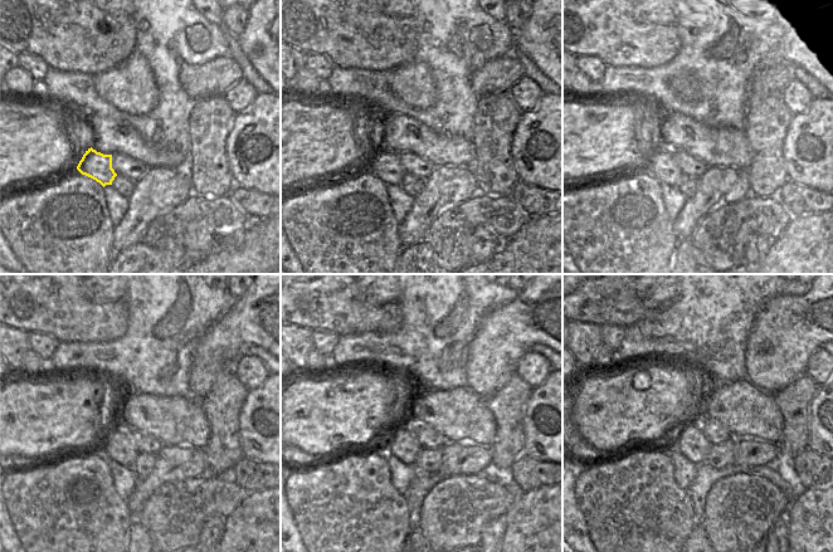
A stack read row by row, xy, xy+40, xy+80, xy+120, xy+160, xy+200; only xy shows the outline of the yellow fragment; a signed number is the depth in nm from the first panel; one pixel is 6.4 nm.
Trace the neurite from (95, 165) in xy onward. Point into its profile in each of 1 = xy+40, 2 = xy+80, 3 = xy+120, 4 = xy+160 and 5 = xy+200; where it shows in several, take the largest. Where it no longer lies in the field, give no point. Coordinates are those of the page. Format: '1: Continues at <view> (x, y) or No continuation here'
1: Continues at xy+40 (383, 164)
2: Continues at xy+80 (665, 166)
3: Continues at xy+120 (116, 444)
4: Continues at xy+160 (402, 444)
5: Continues at xy+200 (690, 440)

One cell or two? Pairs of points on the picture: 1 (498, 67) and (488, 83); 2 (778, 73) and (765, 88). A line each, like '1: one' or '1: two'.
1: one
2: one

